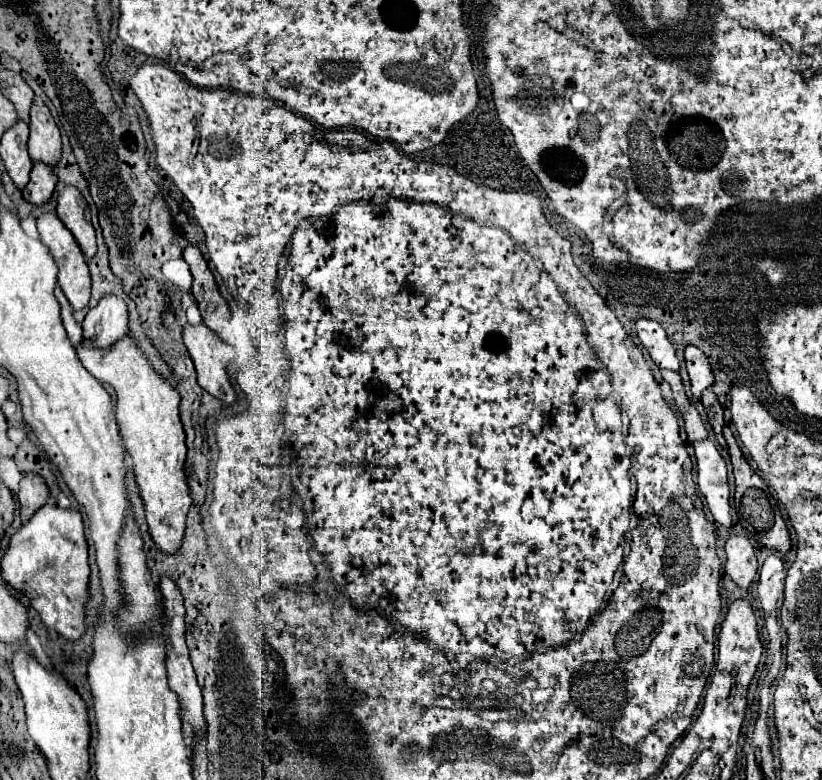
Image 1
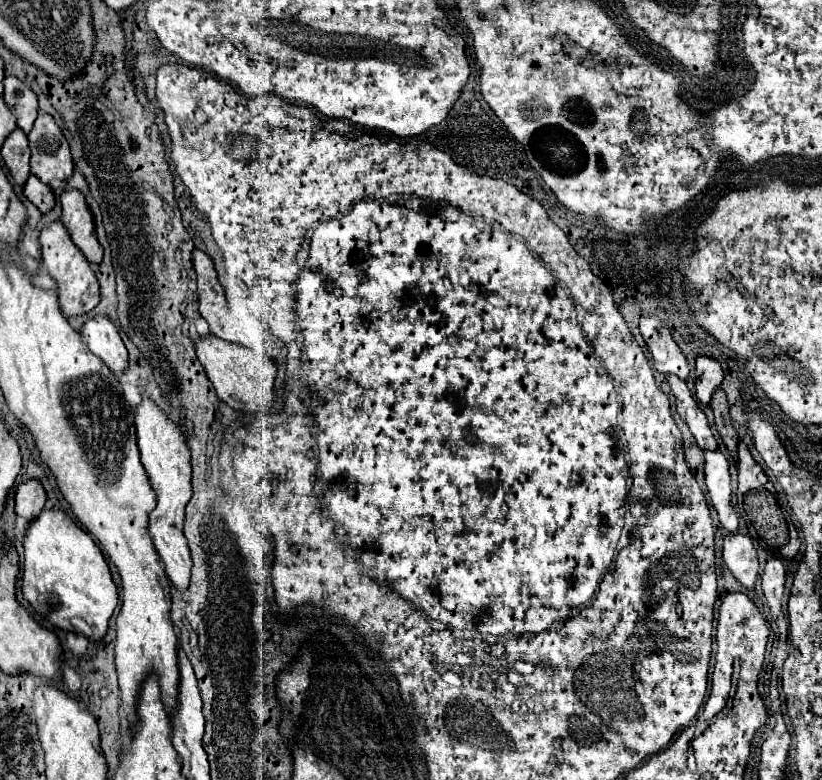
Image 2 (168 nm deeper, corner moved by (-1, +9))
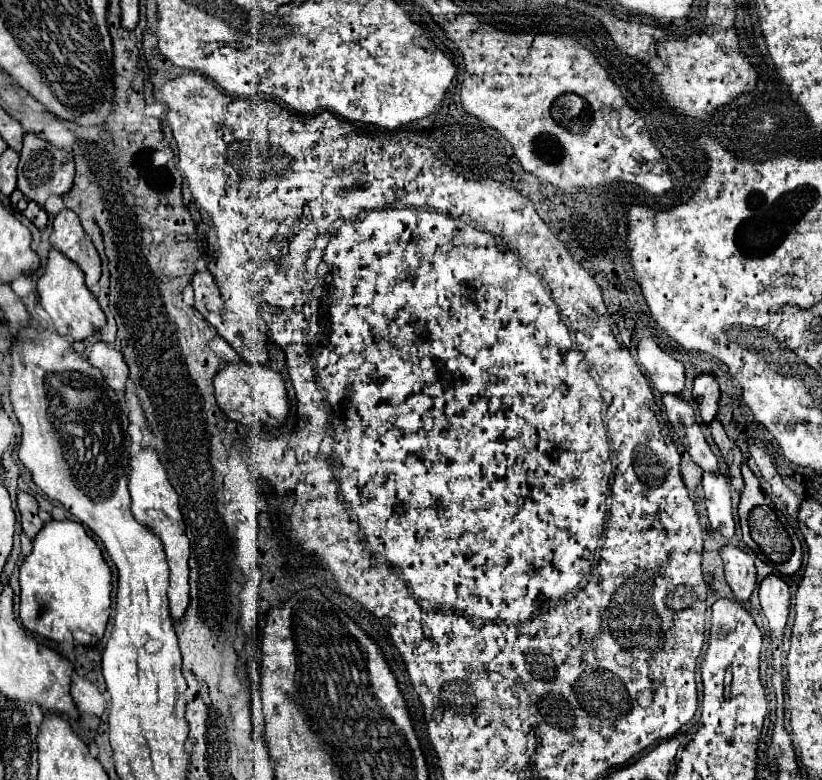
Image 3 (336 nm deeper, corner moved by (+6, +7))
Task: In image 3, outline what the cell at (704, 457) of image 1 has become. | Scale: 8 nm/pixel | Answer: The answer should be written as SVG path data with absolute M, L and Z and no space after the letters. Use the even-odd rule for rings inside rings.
M704 473L702 479L704 497L706 497L706 511L710 519L710 527L720 531L724 537L734 535L734 515L730 503L730 487L722 475Z

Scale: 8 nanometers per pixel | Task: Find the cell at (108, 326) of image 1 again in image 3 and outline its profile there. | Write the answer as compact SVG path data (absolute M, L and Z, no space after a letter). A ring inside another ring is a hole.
M94 343L92 349L90 349L90 353L88 353L88 361L96 369L100 369L100 373L106 379L106 383L116 393L124 393L126 391L128 365L124 363L122 353L118 353L114 347L110 347L106 343Z

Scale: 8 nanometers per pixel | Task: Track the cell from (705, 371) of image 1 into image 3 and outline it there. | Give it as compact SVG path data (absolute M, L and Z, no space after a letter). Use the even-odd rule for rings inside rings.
M700 375L694 379L694 401L698 403L700 417L706 425L710 425L716 415L718 415L718 399L720 399L720 389L718 383L712 375Z

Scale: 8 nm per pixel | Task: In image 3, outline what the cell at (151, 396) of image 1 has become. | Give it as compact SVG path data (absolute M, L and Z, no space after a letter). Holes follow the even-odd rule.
M144 449L138 451L136 457L132 459L132 477L128 483L130 495L132 495L132 513L138 519L140 525L148 527L154 535L158 535L158 539L164 545L164 553L166 553L166 561L170 565L170 615L172 621L180 621L186 615L186 607L190 603L188 597L188 557L190 557L190 545L188 545L188 537L184 531L184 521L180 515L180 507L178 507L178 493L176 489L170 485L168 475L164 465L158 461L158 455L154 449Z

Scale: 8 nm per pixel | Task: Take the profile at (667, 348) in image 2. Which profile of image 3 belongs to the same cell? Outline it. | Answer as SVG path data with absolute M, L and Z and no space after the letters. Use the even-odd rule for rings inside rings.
M640 339L638 343L638 359L644 367L648 379L654 387L664 395L680 395L684 389L684 365L674 361L668 353L664 353L652 339Z

